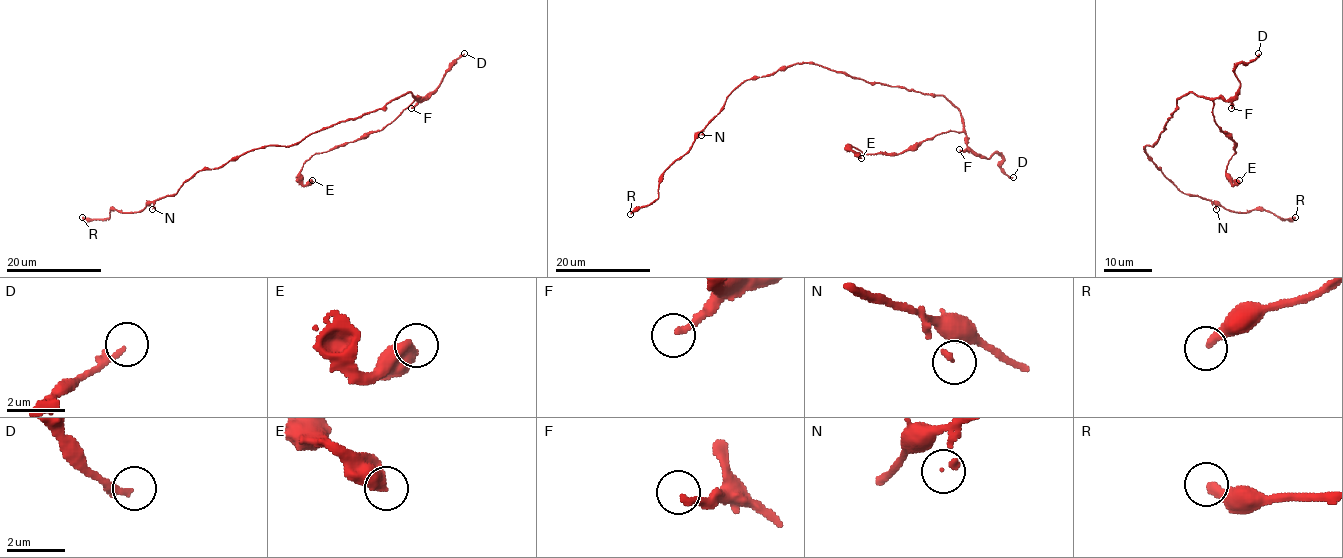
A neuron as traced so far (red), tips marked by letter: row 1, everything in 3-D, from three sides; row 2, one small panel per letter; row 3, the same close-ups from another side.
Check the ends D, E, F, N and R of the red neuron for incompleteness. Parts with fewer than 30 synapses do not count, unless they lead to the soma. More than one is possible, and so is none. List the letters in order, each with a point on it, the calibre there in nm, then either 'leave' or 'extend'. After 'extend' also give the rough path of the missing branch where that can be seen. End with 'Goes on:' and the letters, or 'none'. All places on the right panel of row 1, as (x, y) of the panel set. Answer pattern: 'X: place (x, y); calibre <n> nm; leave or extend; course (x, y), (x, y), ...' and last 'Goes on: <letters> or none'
D: place (1258, 53); calibre 240 nm; extend; course (1258, 53), (1278, 56), (1296, 81), (1295, 87)
E: place (1239, 180); calibre 600 nm; leave
F: place (1231, 108); calibre 240 nm; leave
N: place (1216, 209); calibre 130 nm; leave
R: place (1295, 217); calibre 360 nm; leave
Goes on: D

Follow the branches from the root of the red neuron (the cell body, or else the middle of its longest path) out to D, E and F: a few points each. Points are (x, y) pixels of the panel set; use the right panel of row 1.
D: (1158, 137), (1176, 111), (1178, 99), (1194, 93), (1229, 100), (1240, 84), (1234, 68), (1252, 62), (1258, 53)
E: (1158, 137), (1178, 99), (1190, 93), (1209, 97), (1215, 123), (1235, 143), (1226, 178), (1232, 185), (1239, 180)
F: (1158, 137), (1176, 111), (1176, 101), (1190, 93), (1228, 100), (1231, 108)

